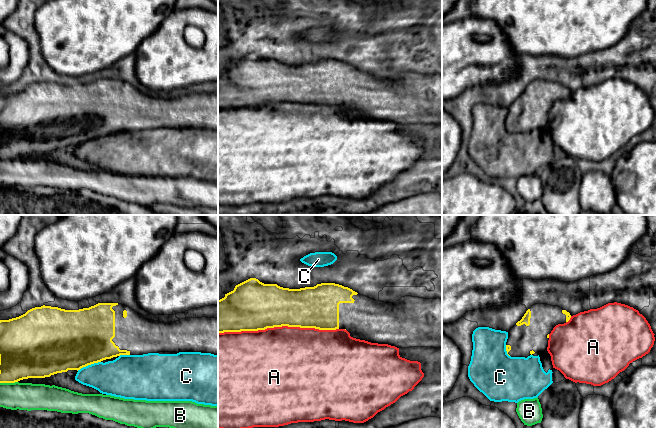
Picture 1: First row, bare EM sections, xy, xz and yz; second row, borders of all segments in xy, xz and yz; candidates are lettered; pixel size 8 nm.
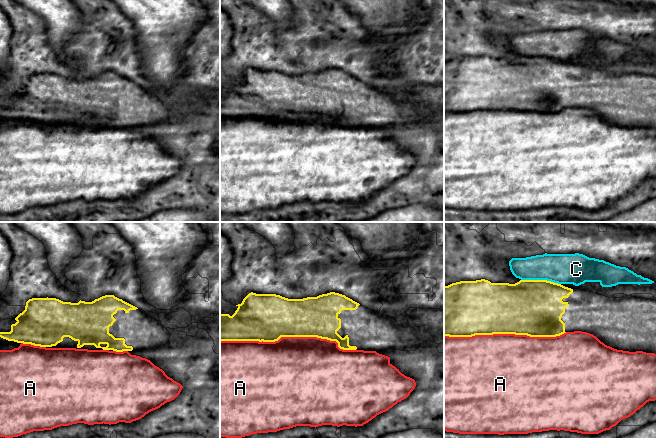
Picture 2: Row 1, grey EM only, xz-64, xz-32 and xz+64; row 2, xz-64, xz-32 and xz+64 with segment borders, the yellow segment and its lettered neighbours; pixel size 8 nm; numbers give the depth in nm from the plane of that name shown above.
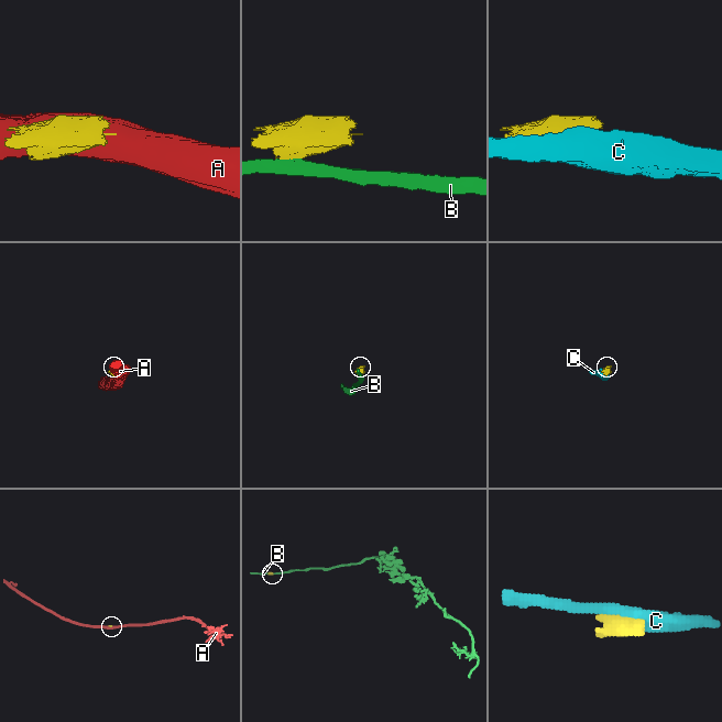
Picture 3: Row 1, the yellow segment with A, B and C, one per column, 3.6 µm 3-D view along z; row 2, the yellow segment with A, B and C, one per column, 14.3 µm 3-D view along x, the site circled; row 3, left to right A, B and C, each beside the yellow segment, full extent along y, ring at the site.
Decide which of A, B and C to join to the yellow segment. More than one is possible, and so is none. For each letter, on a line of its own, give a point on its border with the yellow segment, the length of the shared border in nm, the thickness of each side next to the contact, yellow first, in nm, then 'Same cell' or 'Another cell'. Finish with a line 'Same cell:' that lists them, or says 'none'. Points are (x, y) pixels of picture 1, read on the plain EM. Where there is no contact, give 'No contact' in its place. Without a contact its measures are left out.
A: Touches yellow at xz (278, 102). Shared border 950 nm. Thickness 380 nm (yellow) against 500 nm. Another cell
B: Touches yellow at xy (8, 158). Shared border 140 nm. Thickness 380 nm (yellow) against 220 nm. Another cell
C: Touches yellow at xy (88, 140). Shared border 200 nm. Thickness 480 nm (yellow) against 280 nm. Another cell
Same cell: none

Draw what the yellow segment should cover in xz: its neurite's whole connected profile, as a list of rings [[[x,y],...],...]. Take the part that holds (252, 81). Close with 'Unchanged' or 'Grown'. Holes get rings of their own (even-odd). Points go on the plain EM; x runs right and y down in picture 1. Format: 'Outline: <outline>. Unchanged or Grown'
Outline: [[[250,54],[218,76],[218,109],[258,107],[274,103],[315,104],[319,106],[346,105],[350,112],[371,119],[388,120],[397,124],[442,123],[442,75],[405,72],[395,79],[384,79],[358,70],[335,59],[321,59],[314,63],[289,65],[277,60],[264,60]]]. Grown

